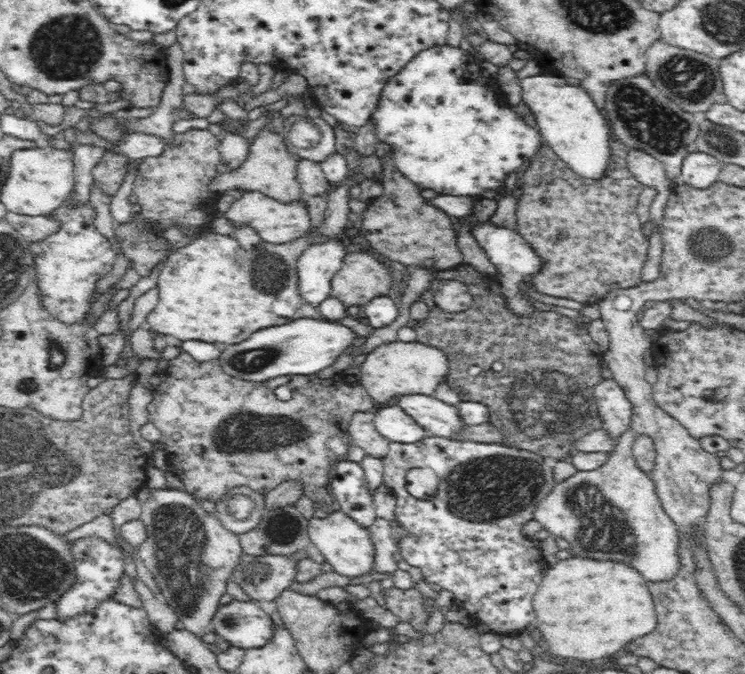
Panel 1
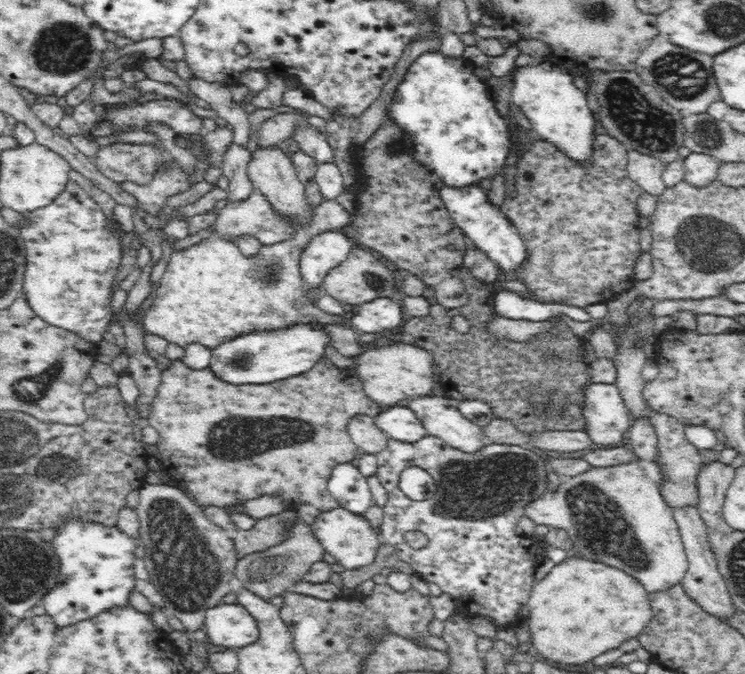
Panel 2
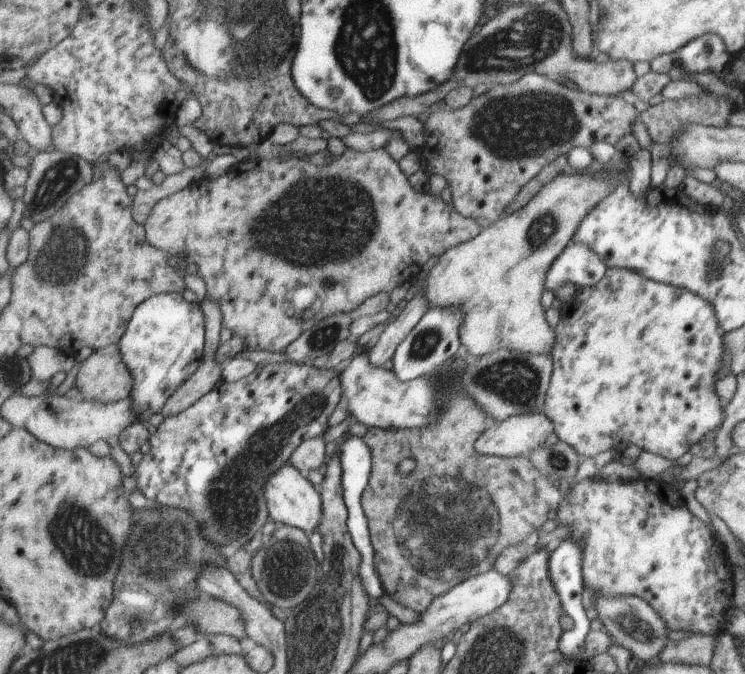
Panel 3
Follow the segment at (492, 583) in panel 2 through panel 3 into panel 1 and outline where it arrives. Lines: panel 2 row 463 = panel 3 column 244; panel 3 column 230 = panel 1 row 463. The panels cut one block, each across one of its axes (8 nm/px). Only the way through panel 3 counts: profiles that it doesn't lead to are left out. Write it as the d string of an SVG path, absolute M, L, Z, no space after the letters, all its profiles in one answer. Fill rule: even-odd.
M428 434L428 436L422 438L420 442L414 444L390 442L386 456L382 456L380 459L383 462L383 483L386 484L395 495L396 508L394 508L394 521L396 521L396 524L398 524L400 528L410 532L410 536L404 535L402 538L394 541L396 548L398 548L397 553L400 554L401 558L410 564L410 566L420 568L426 583L433 582L441 586L442 589L452 592L455 602L457 600L460 600L460 602L468 602L468 604L464 604L464 608L466 608L468 612L476 612L476 610L472 610L472 606L474 606L474 608L476 608L476 606L484 606L484 614L476 614L476 618L482 618L482 620L480 620L482 625L490 630L494 630L494 634L508 636L509 634L514 634L514 630L524 630L526 626L530 626L530 624L534 622L532 600L538 590L539 584L542 582L546 562L544 562L544 558L542 558L540 548L536 548L534 542L528 542L526 536L522 534L522 524L526 524L526 522L532 520L532 518L534 519L533 512L534 508L536 508L536 504L542 502L557 486L552 469L544 463L544 457L520 448L506 448L506 445L498 443L477 443L470 440L447 439ZM424 467L426 470L432 470L432 472L436 474L436 494L432 494L432 499L418 500L413 498L406 491L406 480L404 476L410 468Z

